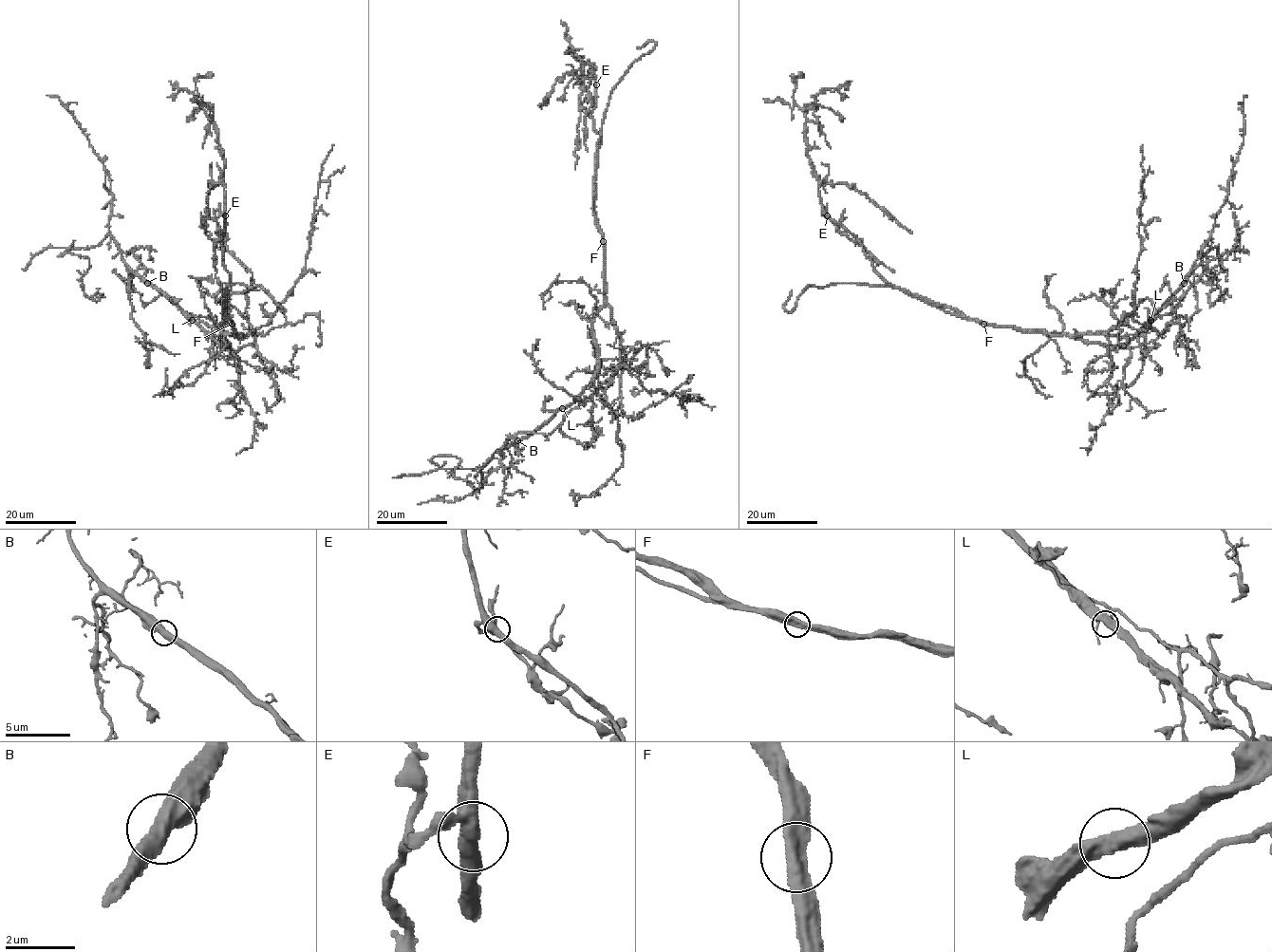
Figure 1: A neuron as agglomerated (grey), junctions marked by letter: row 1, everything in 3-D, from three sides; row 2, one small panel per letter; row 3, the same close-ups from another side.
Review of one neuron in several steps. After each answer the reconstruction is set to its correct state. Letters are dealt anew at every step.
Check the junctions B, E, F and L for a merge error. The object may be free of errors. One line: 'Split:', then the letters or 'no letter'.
Split: no letter

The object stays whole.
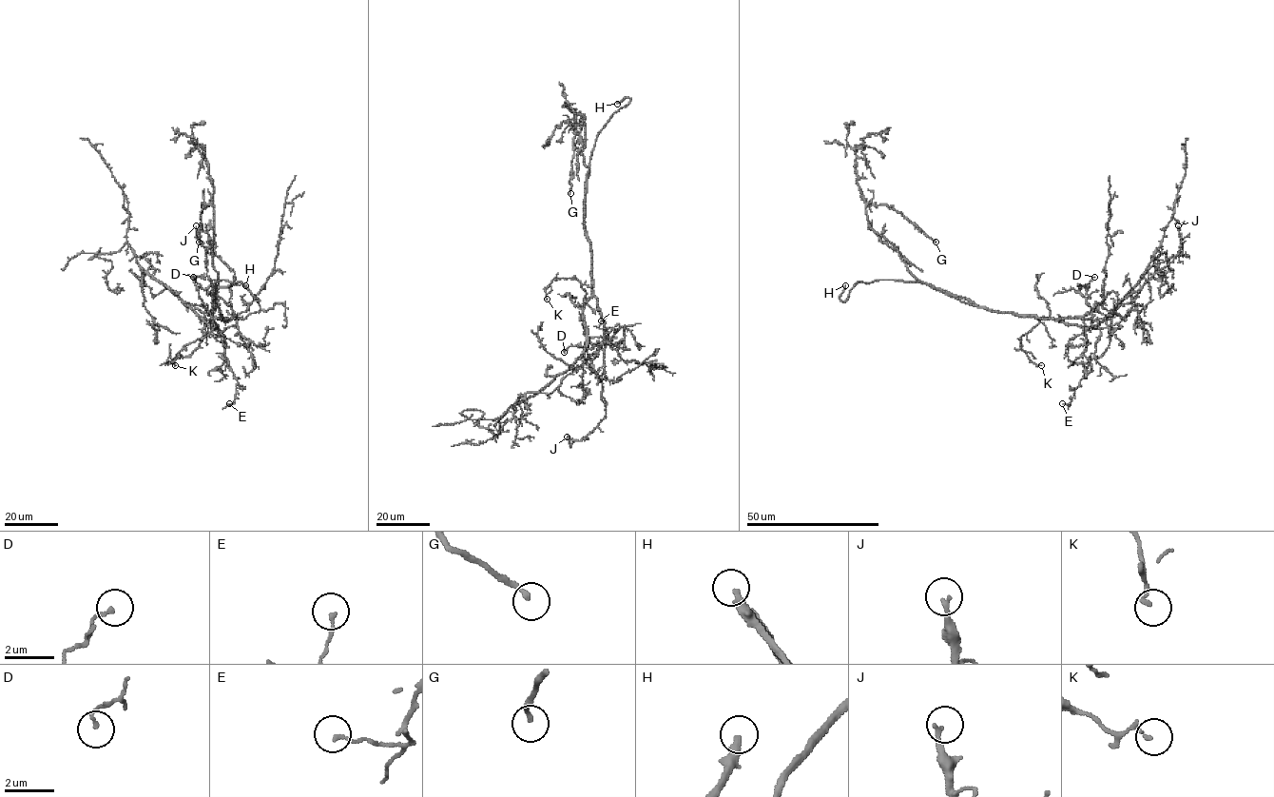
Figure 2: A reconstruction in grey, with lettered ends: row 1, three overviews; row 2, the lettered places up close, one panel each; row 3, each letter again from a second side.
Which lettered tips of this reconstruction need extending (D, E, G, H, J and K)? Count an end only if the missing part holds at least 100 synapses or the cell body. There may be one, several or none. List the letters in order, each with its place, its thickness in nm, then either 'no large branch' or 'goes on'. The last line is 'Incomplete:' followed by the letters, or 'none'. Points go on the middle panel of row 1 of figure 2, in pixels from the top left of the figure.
D: at (564, 352); 140 nm thick; no large branch
E: at (601, 320); 140 nm thick; no large branch
G: at (570, 193); 180 nm thick; no large branch
H: at (617, 104); 320 nm thick; goes on
J: at (567, 437); 180 nm thick; no large branch
K: at (547, 299); 140 nm thick; no large branch
Incomplete: H

